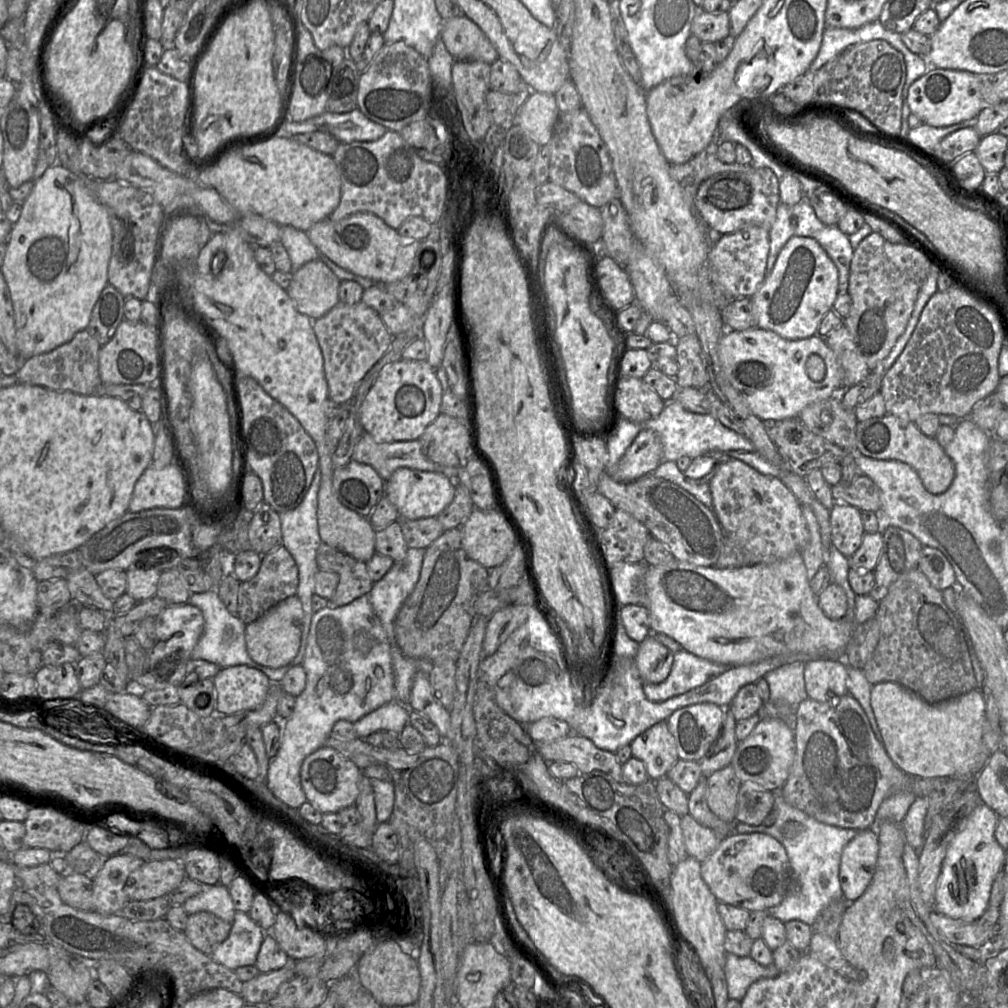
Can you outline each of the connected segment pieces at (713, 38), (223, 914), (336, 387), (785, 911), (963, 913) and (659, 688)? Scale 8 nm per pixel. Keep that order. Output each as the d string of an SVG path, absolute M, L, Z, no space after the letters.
M698 9L692 24L691 34L701 42L716 43L729 35L730 21L728 12L708 13Z
M221 884L204 887L202 892L187 899L182 906L188 915L210 912L230 924L233 923L236 912L228 887Z
M361 301L353 305L338 303L324 316L312 322L323 356L328 398L338 404L345 404L356 385L387 352L393 336L380 315Z
M779 793L775 795L775 802L772 813L776 816L776 821L772 826L747 825L742 822L734 822L733 832L738 834L744 833L764 833L778 840L786 849L790 870L794 877L794 884L790 887L790 878L788 882L788 892L782 902L769 911L768 915L772 915L786 923L790 920L799 920L812 926L819 913L827 907L831 902L837 899L843 899L843 892L839 880L840 861L842 852L846 844L853 839L858 830L849 828L840 828L837 826L825 824L812 818L805 812L793 807L787 803Z
M981 803L958 822L937 880L933 906L935 912L950 918L974 922L987 910L993 882L1003 870L1006 857L1006 851L995 838L997 821L997 814Z
M681 649L674 653L668 677L658 684L644 683L643 691L648 700L662 702L703 685L727 669L728 666L697 657Z

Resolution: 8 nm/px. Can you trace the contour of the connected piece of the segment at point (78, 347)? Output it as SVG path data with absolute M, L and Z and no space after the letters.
M83 330L67 343L64 343L50 352L39 354L21 361L20 369L15 373L17 383L41 386L56 391L70 391L80 395L93 395L99 391L101 383L99 375L99 351L101 345L88 330Z

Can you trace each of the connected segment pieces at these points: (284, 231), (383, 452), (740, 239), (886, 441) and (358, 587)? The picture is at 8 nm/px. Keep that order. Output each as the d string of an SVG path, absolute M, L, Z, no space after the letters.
M280 226L280 241L291 260L290 274L296 273L304 264L318 259L320 252L308 238L306 232L291 226Z
M363 432L357 442L352 460L373 467L384 481L398 468L441 473L451 481L457 481L459 467L446 467L430 461L422 452L419 439L398 442L377 442Z
M749 225L733 233L722 235L710 248L712 282L730 299L752 297L766 278L769 253L769 232L757 225Z
M886 414L857 422L855 433L856 450L862 455L877 460L898 460L910 465L930 493L941 494L951 486L955 477L953 461L936 439L924 435L914 422Z
M323 542L317 550L316 562L319 570L335 572L339 576L339 583L330 599L332 606L347 605L367 595L373 587L374 582L365 562L358 561Z

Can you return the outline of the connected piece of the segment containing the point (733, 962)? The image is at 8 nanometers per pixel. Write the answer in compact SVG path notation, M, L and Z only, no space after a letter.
M726 953L724 968L729 999L742 1001L749 987L764 978L775 978L780 971L773 964L763 966L750 956L740 957Z

